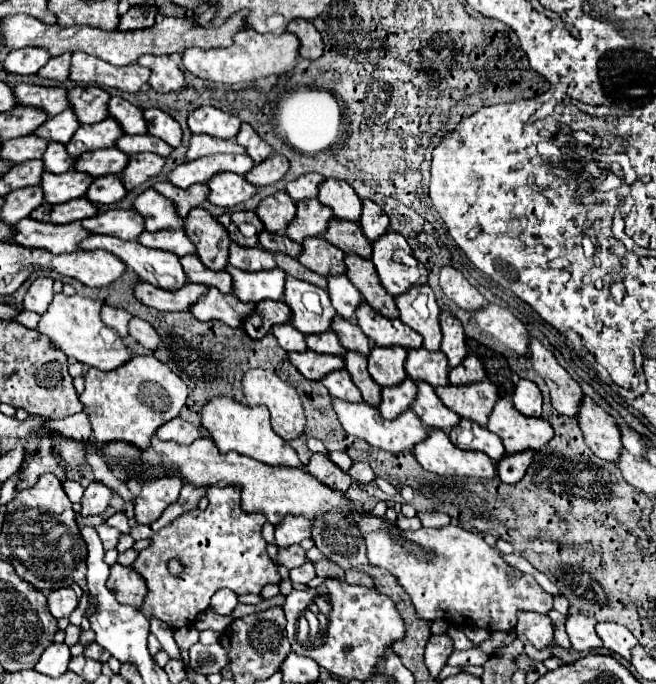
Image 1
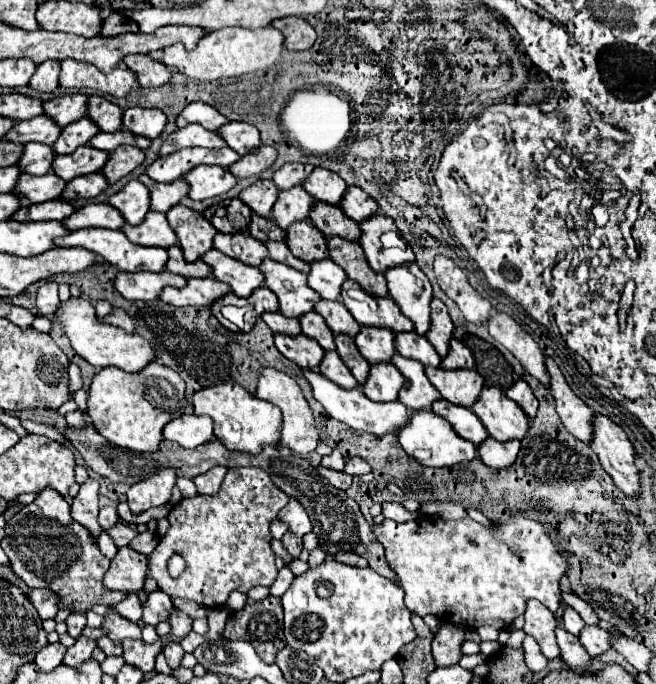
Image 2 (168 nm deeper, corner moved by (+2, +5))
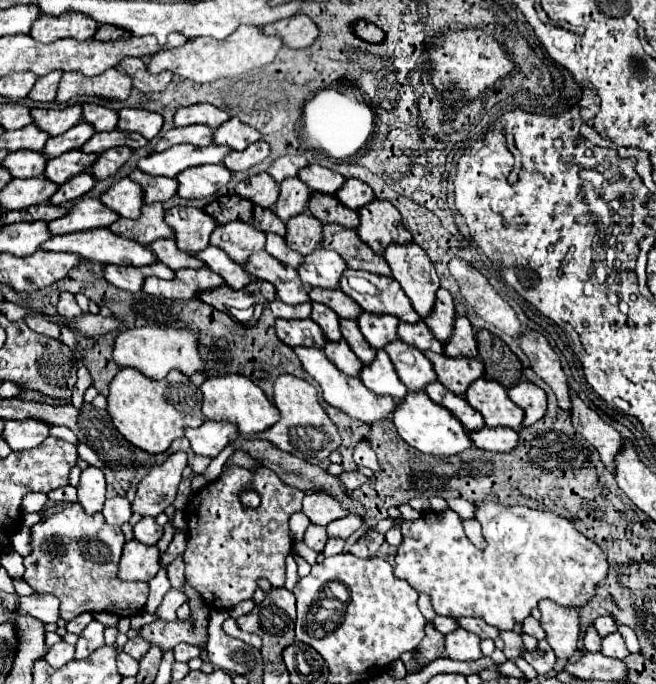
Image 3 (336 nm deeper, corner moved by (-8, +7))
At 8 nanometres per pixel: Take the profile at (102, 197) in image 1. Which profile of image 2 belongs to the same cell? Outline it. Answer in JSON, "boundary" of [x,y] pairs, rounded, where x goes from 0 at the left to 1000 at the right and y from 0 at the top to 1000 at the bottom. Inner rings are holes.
{"boundary":[[[137,253],[125,259],[113,259],[110,265],[101,268],[98,282],[91,282],[91,291],[101,294],[119,294],[119,291],[140,291],[146,288],[155,276],[162,276],[162,262],[152,253]]]}

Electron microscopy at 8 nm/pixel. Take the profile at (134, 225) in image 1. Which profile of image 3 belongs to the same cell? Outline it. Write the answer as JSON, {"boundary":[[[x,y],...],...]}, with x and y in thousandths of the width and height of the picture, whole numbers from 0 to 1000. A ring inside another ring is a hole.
{"boundary":[[[122,291],[101,317],[82,320],[73,326],[79,344],[98,344],[98,341],[113,341],[113,338],[131,338],[131,335],[146,335],[146,332],[165,332],[168,326],[180,323],[180,311],[171,306],[162,306],[152,291]]]}

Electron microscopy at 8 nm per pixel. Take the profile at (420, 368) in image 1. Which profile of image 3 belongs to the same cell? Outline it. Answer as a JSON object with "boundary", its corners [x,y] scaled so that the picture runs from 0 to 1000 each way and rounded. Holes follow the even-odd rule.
{"boundary":[[[637,469],[637,472],[631,472],[631,475],[625,475],[625,472],[610,472],[610,475],[607,475],[607,493],[610,493],[616,501],[622,501],[622,504],[640,510],[640,513],[677,516],[677,504],[655,487],[655,481],[652,481],[652,475],[649,475],[646,469]]]}

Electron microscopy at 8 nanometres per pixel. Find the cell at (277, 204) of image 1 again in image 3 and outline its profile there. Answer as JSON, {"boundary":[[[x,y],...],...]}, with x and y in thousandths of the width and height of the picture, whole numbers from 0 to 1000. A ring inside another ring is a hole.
{"boundary":[[[409,253],[387,256],[378,265],[369,265],[360,270],[360,285],[366,285],[402,306],[412,306],[418,300],[418,294],[424,294],[424,282],[427,282],[427,273]]]}

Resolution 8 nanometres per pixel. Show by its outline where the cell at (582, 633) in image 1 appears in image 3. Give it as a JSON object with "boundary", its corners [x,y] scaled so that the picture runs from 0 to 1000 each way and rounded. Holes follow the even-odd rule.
{"boundary":[[[930,925],[924,931],[918,931],[918,958],[924,961],[936,961],[936,963],[951,963],[957,958],[957,949],[945,931],[945,925]]]}

